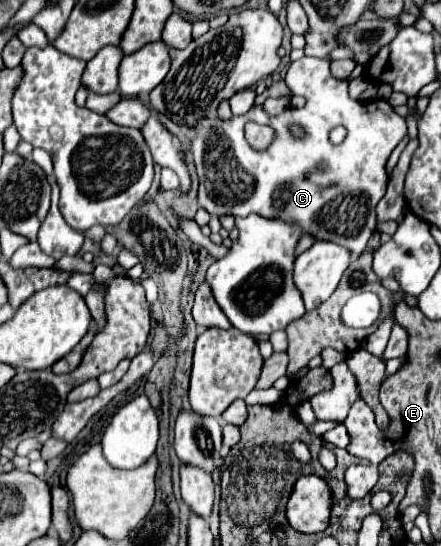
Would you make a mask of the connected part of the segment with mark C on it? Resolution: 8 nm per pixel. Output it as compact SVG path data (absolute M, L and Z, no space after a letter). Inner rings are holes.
M303 57L299 61L293 61L287 71L285 83L295 95L303 95L307 99L303 109L287 109L281 115L267 115L263 111L263 105L255 105L241 117L231 117L227 121L219 119L217 115L203 117L199 125L193 127L195 139L191 141L191 153L195 157L195 169L199 177L199 205L217 217L229 213L233 217L245 217L249 213L259 213L263 217L281 217L289 223L301 225L303 231L315 235L317 241L333 241L337 245L345 245L353 253L353 259L357 259L365 251L367 241L375 231L375 207L385 195L387 183L385 165L393 149L407 135L407 123L393 111L393 107L389 107L389 101L377 99L361 103L351 99L347 93L347 83L331 75L327 59ZM249 121L275 129L275 139L267 149L257 151L251 149L249 143L245 143L243 127ZM289 123L303 125L307 133L305 139L293 137L289 133ZM337 125L343 125L349 133L341 145L331 145L329 131Z

